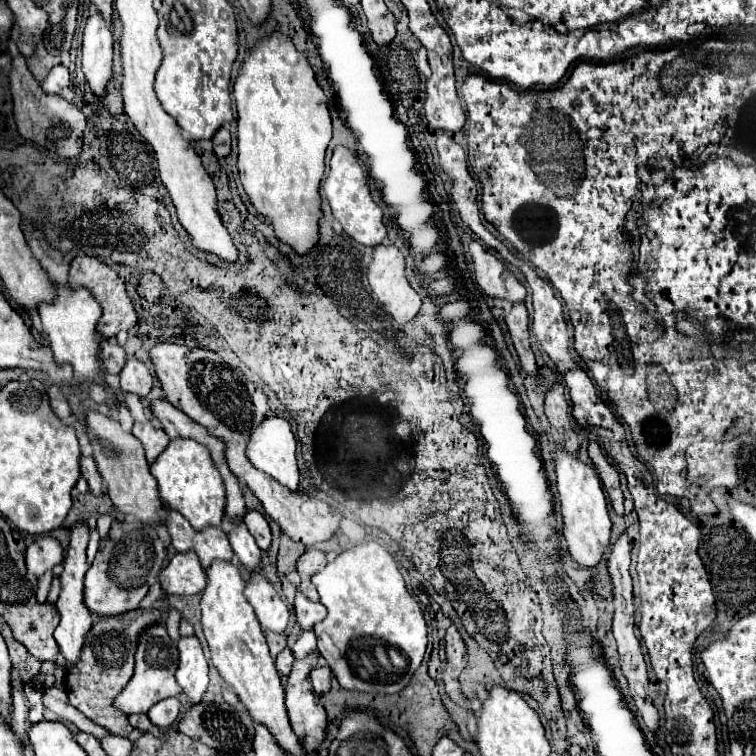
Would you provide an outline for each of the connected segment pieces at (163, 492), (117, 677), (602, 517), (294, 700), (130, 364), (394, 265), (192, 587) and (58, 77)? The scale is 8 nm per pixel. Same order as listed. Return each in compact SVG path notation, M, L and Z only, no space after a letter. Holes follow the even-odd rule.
M189 438L171 440L163 454L151 464L151 474L157 480L159 498L167 510L177 510L183 514L195 530L221 526L225 516L225 486L205 446Z
M155 608L129 610L125 614L117 614L117 618L97 618L95 614L89 634L85 634L85 646L81 650L81 658L77 666L73 666L73 670L67 670L65 674L63 684L67 690L69 702L77 710L81 710L87 718L91 718L95 724L106 728L112 734L128 737L133 730L128 716L120 714L120 710L113 706L113 700L125 688L125 684L129 682L133 674L135 650L137 650L141 632L161 622L163 622L163 616ZM126 724L129 726L128 729L125 728Z
M557 446L555 450L555 472L563 516L563 536L567 540L569 554L579 566L595 568L611 544L611 520L607 514L607 502L599 476L595 468L579 462L573 454L567 454L563 446Z
M317 652L309 654L307 658L295 658L293 670L287 676L285 686L285 704L289 720L295 734L303 740L305 752L315 752L321 746L327 726L325 708L321 706L321 700L309 682L309 674L315 668L317 658Z
M127 358L127 364L121 370L121 388L137 396L147 396L153 388L153 376L149 368L135 358Z
M379 244L373 250L373 262L369 264L369 286L375 292L377 300L383 304L383 308L399 322L405 324L409 320L415 318L415 314L421 308L421 296L409 286L407 278L405 278L405 258L399 252L399 248L395 248L393 244Z
M187 552L187 554L175 554L171 558L169 566L161 570L159 582L167 594L175 594L175 596L199 594L205 590L207 574L197 554Z
M55 66L49 74L47 74L47 78L43 80L43 84L41 84L41 88L45 90L45 92L51 92L51 94L59 94L63 88L67 88L69 86L69 70L65 68L65 66Z

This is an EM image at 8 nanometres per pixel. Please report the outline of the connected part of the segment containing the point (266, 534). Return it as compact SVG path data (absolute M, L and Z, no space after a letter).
M247 510L245 514L245 524L251 532L251 536L255 538L257 546L261 550L267 550L271 546L271 530L269 530L269 524L267 520L263 518L263 514L259 514L257 510Z

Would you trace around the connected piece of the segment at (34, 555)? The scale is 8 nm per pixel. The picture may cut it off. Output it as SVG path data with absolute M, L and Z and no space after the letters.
M49 534L37 536L25 550L25 562L29 572L41 576L43 572L53 570L53 566L63 562L63 548L59 540Z

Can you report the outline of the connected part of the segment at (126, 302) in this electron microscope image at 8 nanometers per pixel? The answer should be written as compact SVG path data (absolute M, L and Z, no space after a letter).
M79 256L77 260L79 260L79 270L81 270L81 286L89 288L89 292L97 298L97 302L103 308L103 314L97 322L97 332L103 338L111 338L119 330L133 328L137 324L137 314L135 314L135 308L131 304L131 298L125 292L125 284L123 284L123 280L119 280L117 272L111 266L103 264L103 262L99 262L97 258L91 258L91 256Z

